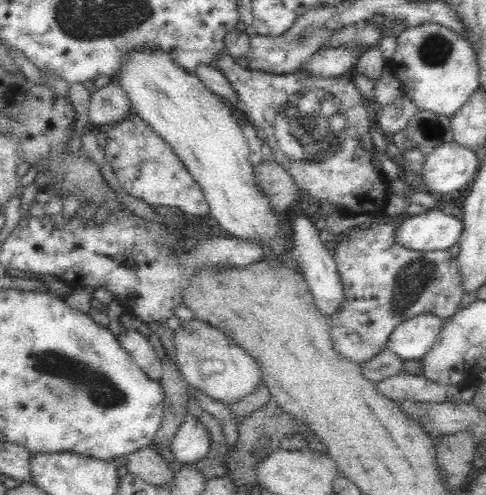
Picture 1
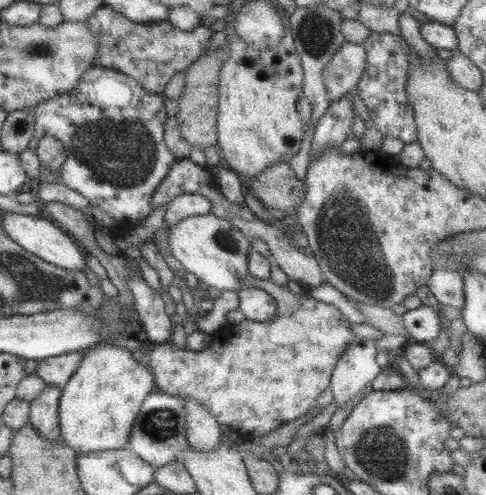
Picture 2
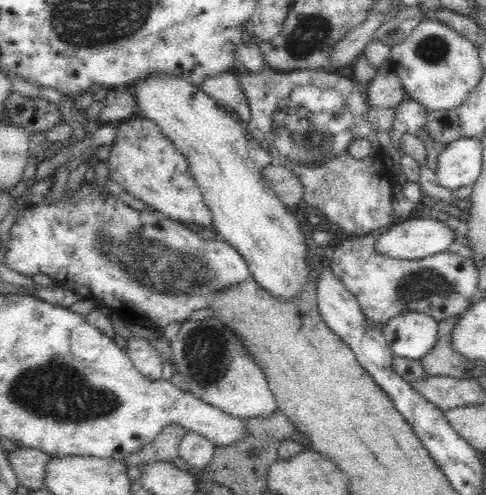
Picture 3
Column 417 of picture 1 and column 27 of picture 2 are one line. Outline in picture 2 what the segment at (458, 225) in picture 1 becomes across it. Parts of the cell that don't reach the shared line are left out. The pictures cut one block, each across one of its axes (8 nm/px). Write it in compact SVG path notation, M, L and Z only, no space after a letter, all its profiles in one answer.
M5 212L3 214L3 230L23 250L27 250L27 252L39 256L41 260L45 260L45 264L57 266L61 270L85 274L85 270L87 270L85 258L87 256L83 254L81 246L63 228L57 228L49 220L43 220L43 216L25 216L25 214L9 214L9 212Z

